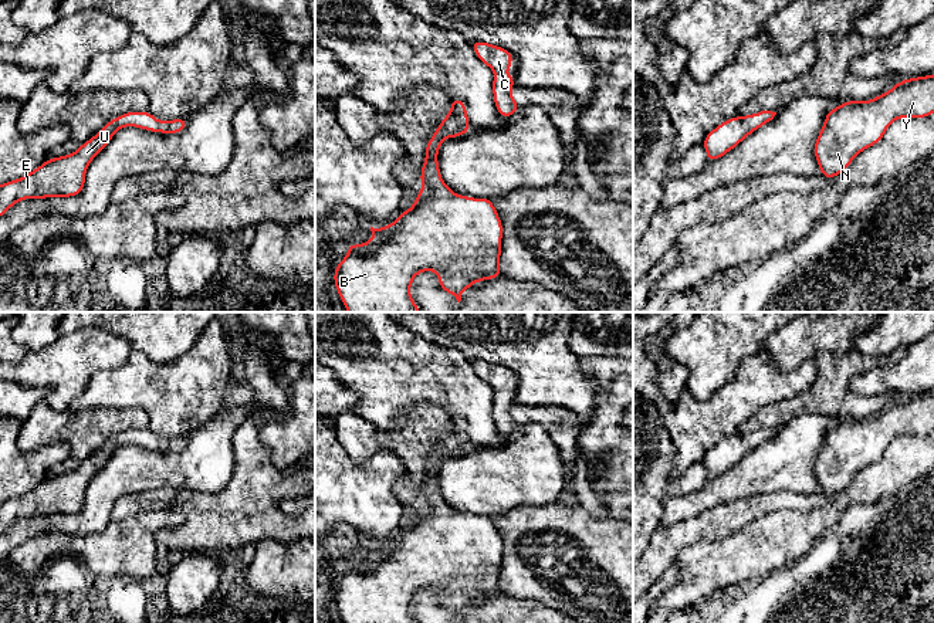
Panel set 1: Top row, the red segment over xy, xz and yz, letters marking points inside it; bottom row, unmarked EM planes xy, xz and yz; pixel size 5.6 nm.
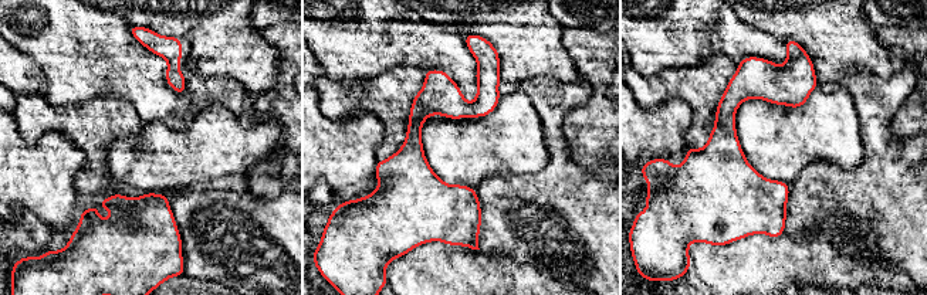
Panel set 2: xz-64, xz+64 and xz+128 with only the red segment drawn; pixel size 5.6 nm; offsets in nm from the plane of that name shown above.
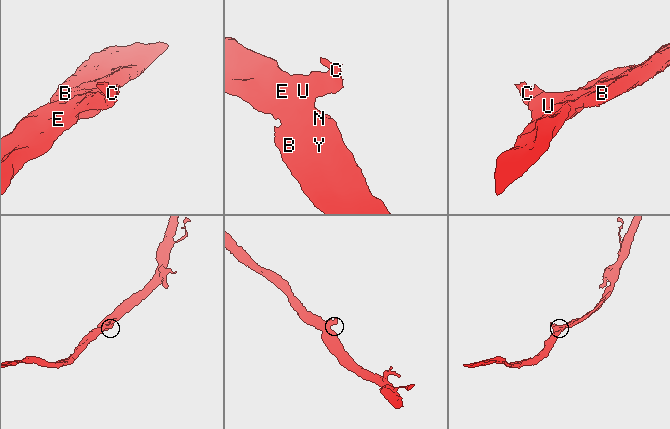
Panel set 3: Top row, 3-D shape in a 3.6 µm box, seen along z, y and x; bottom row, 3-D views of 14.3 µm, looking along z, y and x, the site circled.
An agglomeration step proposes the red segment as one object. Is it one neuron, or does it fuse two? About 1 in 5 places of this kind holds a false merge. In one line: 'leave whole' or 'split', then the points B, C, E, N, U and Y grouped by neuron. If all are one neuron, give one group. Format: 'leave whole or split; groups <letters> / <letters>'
leave whole; groups B C E N U Y

